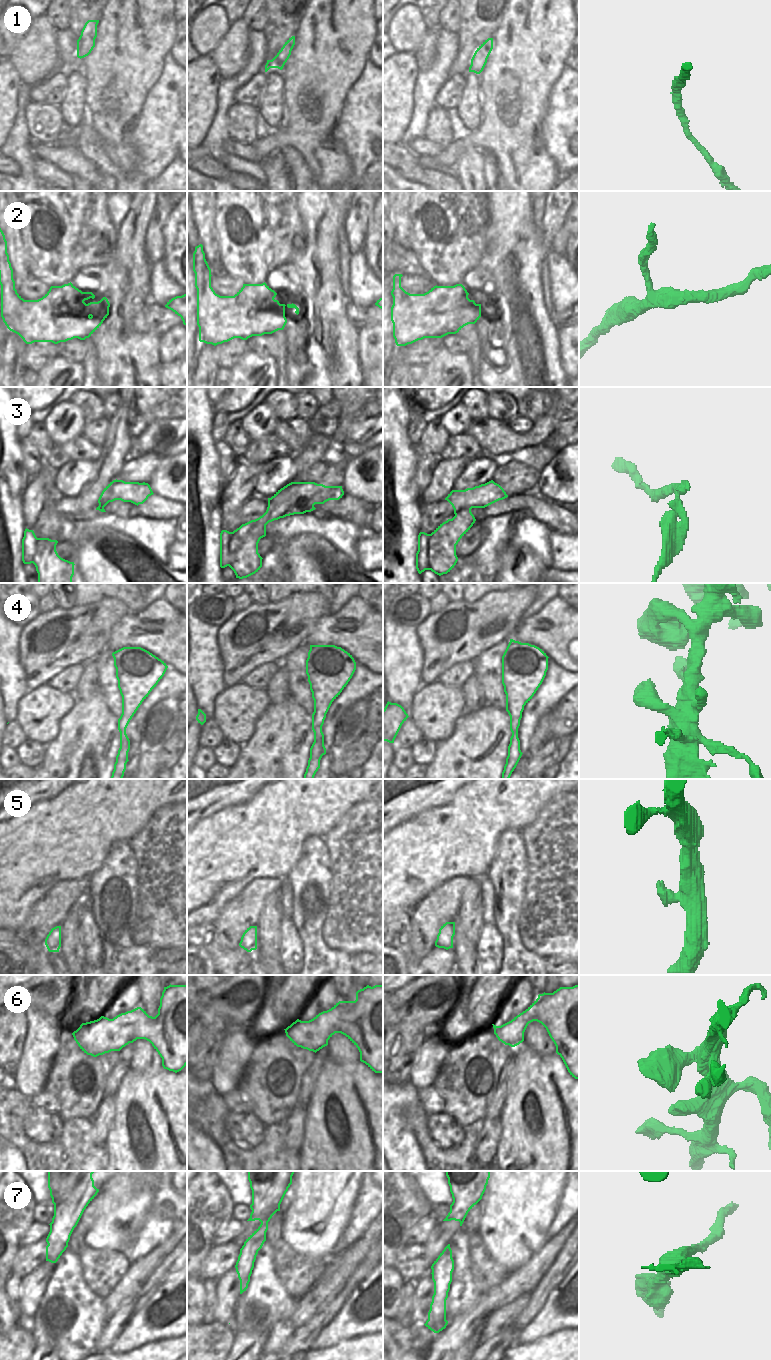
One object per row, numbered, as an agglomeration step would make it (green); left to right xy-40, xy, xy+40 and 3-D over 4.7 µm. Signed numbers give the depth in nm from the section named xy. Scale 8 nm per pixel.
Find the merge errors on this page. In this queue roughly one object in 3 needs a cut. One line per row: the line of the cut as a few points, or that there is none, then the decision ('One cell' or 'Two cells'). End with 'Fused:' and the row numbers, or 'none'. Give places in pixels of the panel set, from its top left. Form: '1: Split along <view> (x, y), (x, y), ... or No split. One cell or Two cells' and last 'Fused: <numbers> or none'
1: No split. One cell
2: No split. One cell
3: Split along xy+40 (471, 508), (460, 510), (455, 514). Two cells
4: No split. One cell
5: No split. One cell
6: No split. One cell
7: Split along xy-40 (48, 1244), (53, 1244), (63, 1251). Two cells
Fused: 3, 7

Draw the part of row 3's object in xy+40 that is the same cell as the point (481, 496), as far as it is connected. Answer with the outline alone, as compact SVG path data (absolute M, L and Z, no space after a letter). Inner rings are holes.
M493 480L467 488L465 490L452 490L445 498L453 507L454 514L469 508L485 508L499 500L507 498L504 489Z

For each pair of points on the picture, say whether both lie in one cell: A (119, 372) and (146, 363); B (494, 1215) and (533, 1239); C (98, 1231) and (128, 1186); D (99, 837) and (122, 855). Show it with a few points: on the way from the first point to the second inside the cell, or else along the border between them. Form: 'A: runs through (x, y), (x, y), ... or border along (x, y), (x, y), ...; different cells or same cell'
A: runs through (127, 364), (131, 356), (138, 362); same cell
B: runs through (504, 1215), (507, 1215), (523, 1231); same cell
C: runs through (109, 1220), (125, 1204), (127, 1197); same cell
D: border along (128, 839), (118, 839), (111, 845), (101, 867); different cells

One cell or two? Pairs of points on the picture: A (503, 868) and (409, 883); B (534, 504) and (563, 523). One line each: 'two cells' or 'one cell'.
A: two cells
B: one cell

